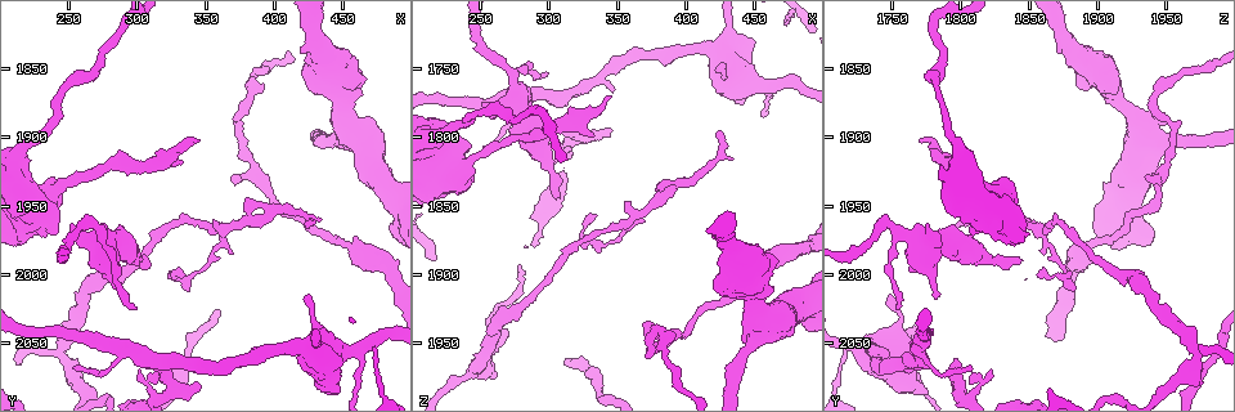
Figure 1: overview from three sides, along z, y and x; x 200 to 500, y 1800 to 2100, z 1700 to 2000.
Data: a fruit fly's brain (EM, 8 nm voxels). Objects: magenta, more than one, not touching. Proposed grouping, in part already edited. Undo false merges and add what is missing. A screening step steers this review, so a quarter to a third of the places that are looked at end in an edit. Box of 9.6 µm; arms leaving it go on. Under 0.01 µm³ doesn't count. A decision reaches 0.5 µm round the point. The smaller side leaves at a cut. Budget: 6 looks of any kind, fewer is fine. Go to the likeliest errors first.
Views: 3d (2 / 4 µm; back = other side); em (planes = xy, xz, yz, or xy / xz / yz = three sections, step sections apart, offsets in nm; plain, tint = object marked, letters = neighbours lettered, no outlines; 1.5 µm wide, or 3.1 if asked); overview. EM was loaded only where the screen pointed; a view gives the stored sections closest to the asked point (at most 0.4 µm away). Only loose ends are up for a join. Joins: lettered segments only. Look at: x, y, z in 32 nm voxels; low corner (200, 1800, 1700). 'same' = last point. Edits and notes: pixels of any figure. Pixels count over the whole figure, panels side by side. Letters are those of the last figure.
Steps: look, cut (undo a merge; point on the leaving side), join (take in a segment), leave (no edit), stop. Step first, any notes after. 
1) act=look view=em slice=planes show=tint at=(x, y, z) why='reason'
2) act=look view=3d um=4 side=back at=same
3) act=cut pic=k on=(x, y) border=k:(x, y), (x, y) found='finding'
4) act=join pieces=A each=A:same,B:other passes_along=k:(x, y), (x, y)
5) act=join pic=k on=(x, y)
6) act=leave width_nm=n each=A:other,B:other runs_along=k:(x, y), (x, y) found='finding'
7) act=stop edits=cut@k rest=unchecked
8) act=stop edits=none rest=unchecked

act=look view=em slice=planes show=tint at=(308, 1990, 1842) why='branch stops here'

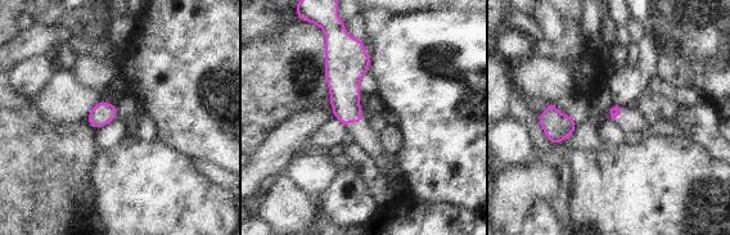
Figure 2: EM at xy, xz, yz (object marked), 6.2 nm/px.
act=look view=em slice=planes show=letters at=same why='see the neighbours'

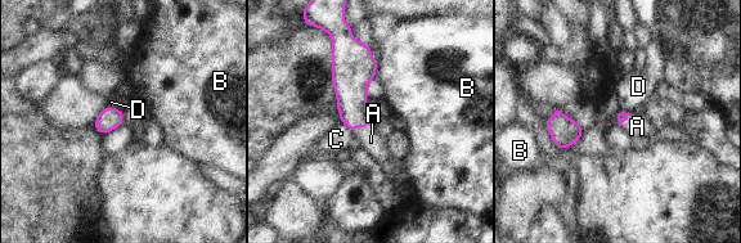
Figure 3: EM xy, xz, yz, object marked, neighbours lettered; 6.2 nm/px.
act=join pieces=A each=A:same,B:other,C:other,D:other passes_along=3:(350, 89), (362, 126), (371, 142) found='the neuron continues'

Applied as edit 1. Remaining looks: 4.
act=look view=em slice=xy step=8 show=tint at=(298, 2024, 1754)

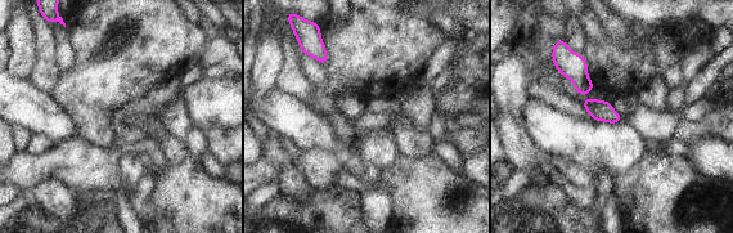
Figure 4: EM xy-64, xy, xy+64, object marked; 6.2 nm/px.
act=look view=em slice=planes show=tint at=same why='another direction'

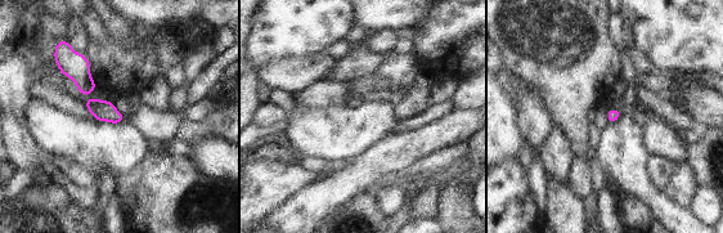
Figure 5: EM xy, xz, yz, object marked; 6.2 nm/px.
act=look view=em slice=planes show=letters at=same why='see the neighbours'

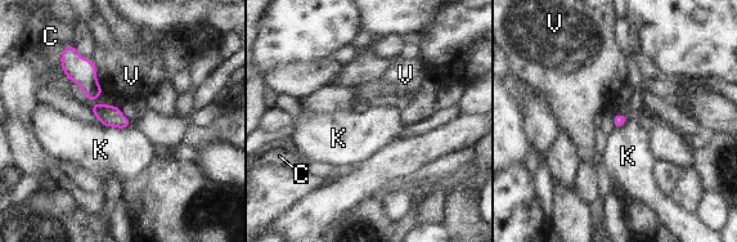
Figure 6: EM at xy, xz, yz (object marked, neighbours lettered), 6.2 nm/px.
act=leave width_nm=80 each=C:other,K:other,V:other found='no lettered segment goes on from it'

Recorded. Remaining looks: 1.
act=look view=em slice=planes show=letters at=(442, 1890, 1950)

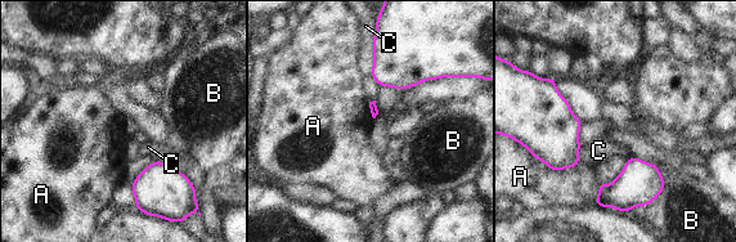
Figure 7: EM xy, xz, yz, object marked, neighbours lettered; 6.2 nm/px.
act=leave each=A:other,B:other,C:other border=7:(538, 158), (555, 170), (580, 164) found='none of them fits'

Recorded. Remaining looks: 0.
act=stop edits=join@3 rest=unchecked

